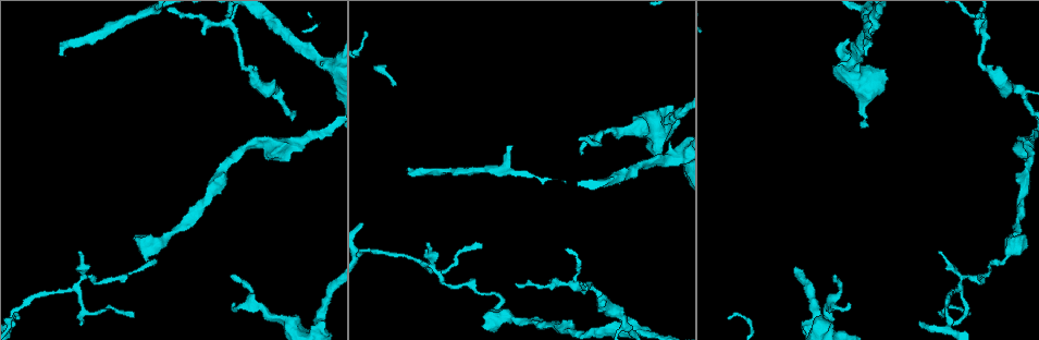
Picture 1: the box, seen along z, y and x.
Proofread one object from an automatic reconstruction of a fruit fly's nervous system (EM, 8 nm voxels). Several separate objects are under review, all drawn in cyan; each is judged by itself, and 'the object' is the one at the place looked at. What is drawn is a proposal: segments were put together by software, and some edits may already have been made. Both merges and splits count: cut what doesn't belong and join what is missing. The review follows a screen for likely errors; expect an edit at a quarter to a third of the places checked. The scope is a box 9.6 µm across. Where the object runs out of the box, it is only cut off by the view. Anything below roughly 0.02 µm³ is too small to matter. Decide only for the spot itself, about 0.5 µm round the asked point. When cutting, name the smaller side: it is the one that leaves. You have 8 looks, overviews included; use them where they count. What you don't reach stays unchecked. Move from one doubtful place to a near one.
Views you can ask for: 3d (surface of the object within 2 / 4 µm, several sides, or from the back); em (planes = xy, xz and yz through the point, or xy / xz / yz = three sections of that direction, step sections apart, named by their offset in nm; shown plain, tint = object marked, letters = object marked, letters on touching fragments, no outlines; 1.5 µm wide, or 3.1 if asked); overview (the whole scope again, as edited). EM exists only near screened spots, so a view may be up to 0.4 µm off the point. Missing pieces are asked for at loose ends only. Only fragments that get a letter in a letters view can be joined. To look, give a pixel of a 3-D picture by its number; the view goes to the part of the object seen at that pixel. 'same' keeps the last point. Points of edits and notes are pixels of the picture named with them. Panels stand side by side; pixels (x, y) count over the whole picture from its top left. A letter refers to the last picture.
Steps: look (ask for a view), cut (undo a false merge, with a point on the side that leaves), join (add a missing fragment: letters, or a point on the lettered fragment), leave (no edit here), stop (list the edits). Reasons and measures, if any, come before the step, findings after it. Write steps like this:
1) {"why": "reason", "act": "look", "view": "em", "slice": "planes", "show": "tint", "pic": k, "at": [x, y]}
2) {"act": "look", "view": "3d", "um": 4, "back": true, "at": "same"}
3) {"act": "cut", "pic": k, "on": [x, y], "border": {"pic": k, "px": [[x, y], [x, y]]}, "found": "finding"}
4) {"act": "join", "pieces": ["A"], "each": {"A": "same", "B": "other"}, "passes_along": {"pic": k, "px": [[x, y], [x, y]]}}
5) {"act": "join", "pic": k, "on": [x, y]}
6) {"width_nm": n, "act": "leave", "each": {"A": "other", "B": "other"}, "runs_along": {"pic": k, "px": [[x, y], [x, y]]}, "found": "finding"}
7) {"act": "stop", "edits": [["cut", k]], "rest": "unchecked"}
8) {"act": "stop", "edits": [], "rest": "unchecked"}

{"act": "look", "view": "em", "slice": "planes", "show": "letters", "pic": 1, "at": [835, 277]}

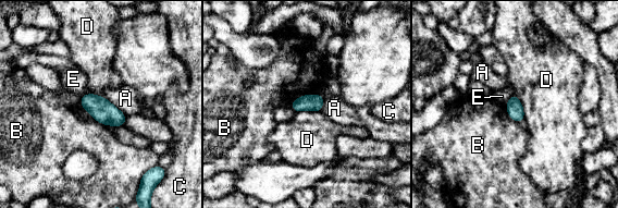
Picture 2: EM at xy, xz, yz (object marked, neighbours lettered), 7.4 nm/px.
{"act": "leave", "each": {"A": "other", "B": "other", "C": "other", "D": "other", "E": "other"}, "border": {"pic": 2, "px": [[321, 111], [296, 112]]}, "found": "no lettered fragment goes on from it"}

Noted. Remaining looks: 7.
{"why": "tapers out", "act": "look", "view": "em", "slice": "planes", "show": "letters", "pic": 1, "at": [60, 54]}

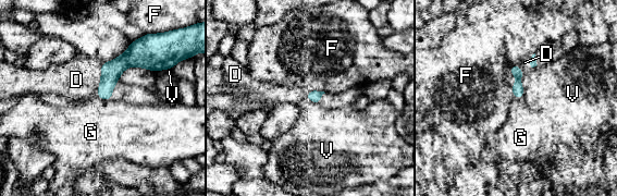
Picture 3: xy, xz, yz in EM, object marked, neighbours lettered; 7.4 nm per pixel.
{"act": "join", "pieces": ["D"], "each": {"D": "same", "F": "other", "G": "other", "V": "other"}, "found": "the neuron continues"}

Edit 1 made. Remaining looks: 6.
{"act": "stop", "edits": [["join", 3]], "rest": "unchecked"}

